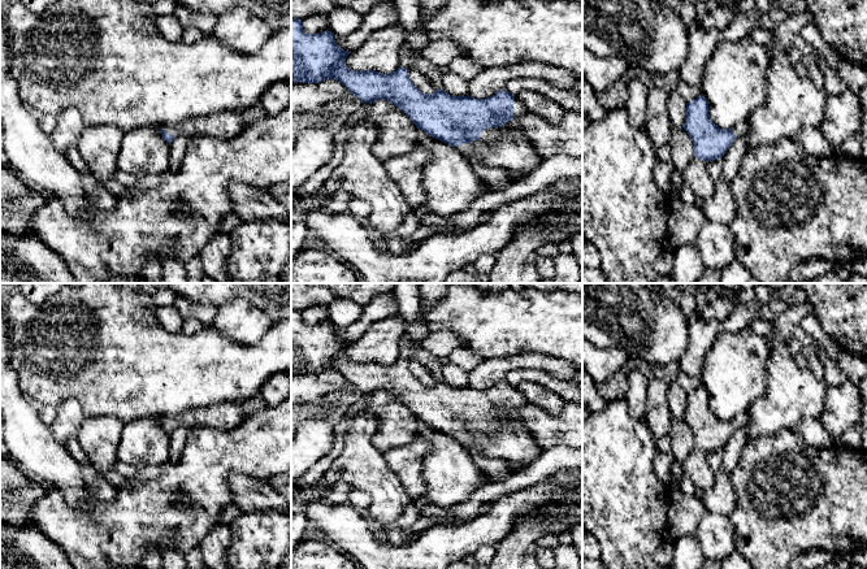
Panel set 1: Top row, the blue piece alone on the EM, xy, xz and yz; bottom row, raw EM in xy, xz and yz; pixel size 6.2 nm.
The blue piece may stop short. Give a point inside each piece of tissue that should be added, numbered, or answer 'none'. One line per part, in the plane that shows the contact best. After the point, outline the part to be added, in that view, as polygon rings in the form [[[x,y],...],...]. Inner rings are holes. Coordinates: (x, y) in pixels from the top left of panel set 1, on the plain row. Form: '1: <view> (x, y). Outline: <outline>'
1: xz (511, 442). Outline: [[[485,420],[473,434],[455,438],[465,448],[476,447],[489,459],[502,459],[512,466],[530,465],[542,451],[528,430],[517,421]]]

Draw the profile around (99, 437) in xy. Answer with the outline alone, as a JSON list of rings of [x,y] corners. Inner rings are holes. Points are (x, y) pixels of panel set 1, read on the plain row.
[[[84,417],[77,439],[97,473],[114,468],[123,426],[112,417]]]

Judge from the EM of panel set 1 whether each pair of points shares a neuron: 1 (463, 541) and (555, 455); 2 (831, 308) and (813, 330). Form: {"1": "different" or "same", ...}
{"1": "different", "2": "different"}

